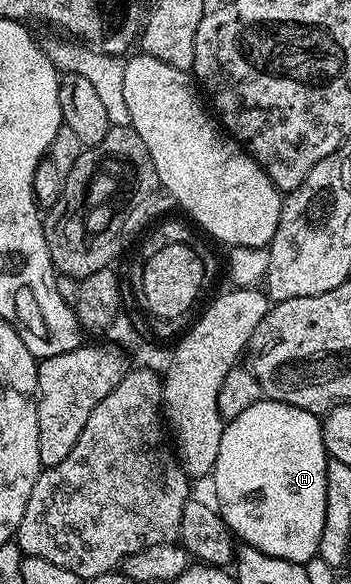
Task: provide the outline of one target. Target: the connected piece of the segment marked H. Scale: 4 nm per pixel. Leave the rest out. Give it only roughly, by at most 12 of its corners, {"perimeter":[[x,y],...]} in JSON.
{"perimeter":[[262,398],[211,473],[238,541],[304,565],[327,514],[318,413]]}

